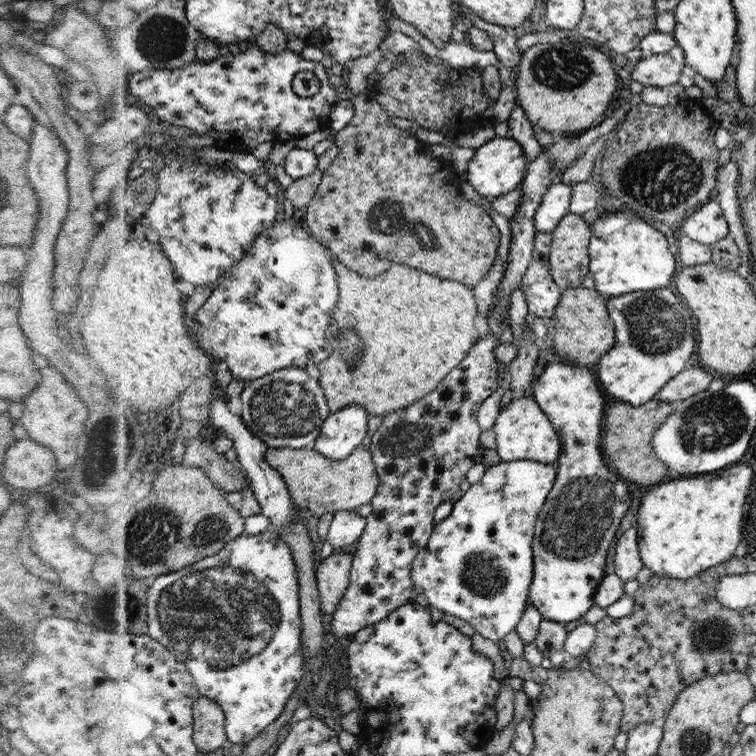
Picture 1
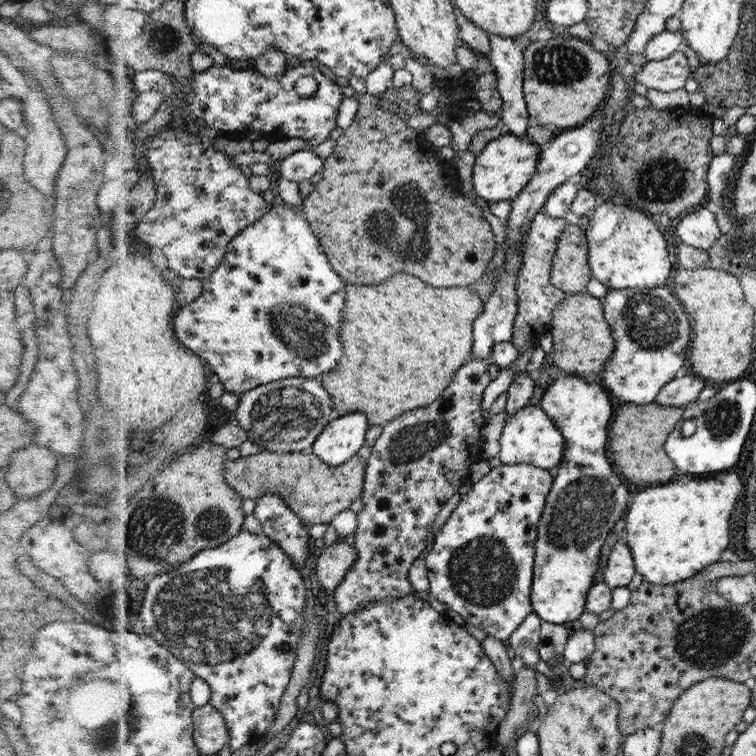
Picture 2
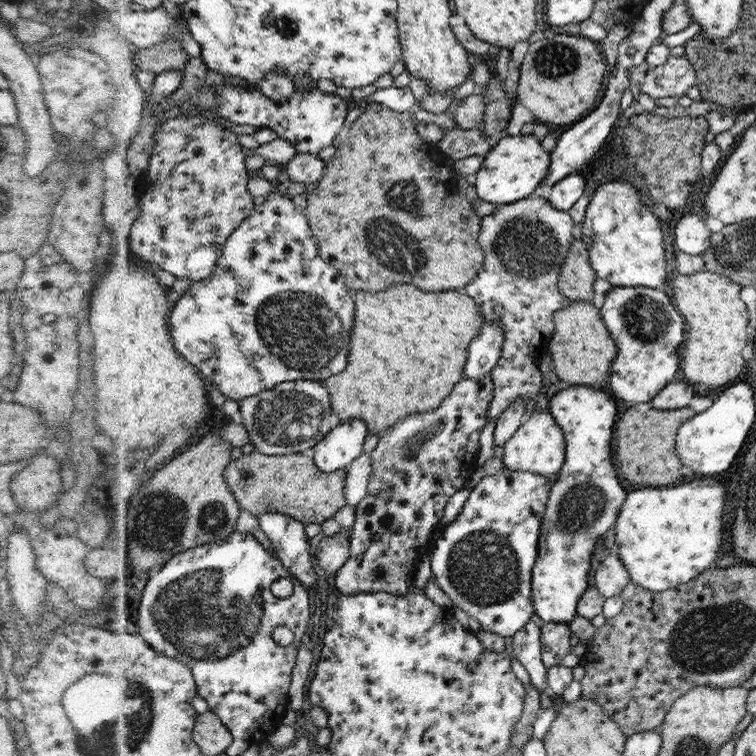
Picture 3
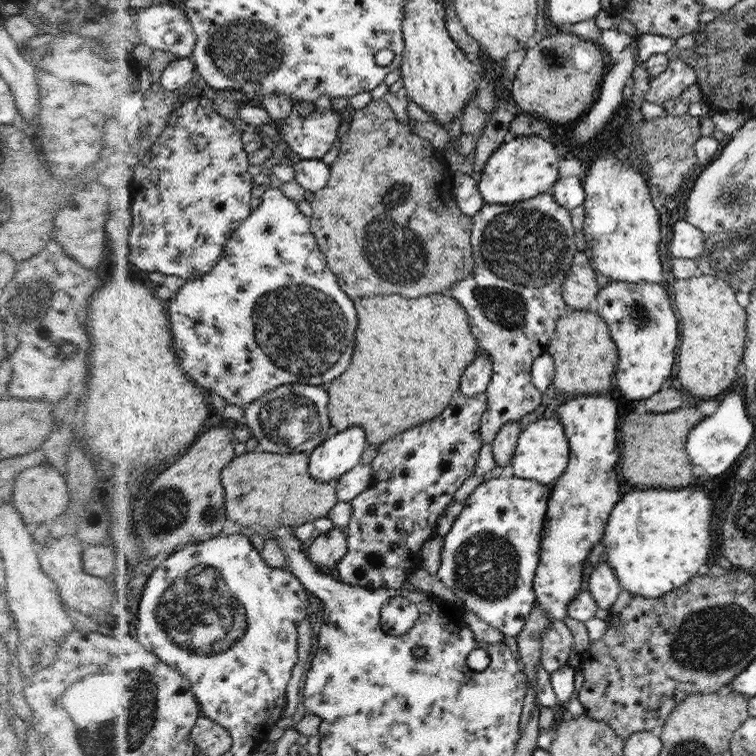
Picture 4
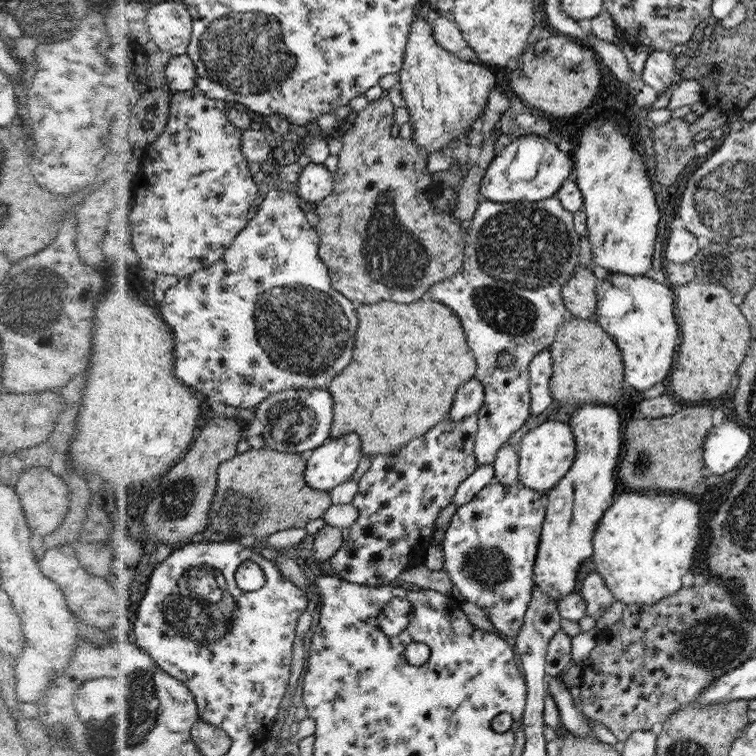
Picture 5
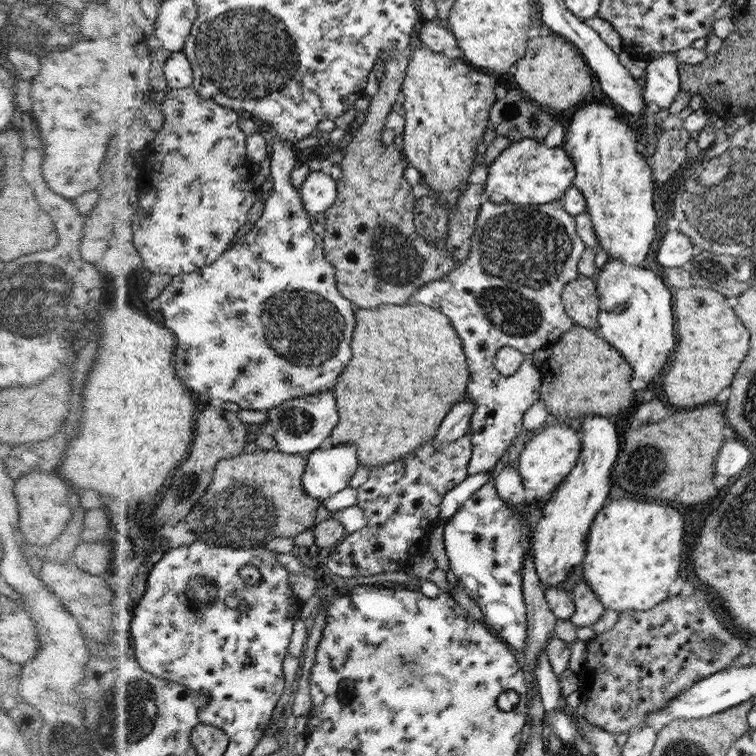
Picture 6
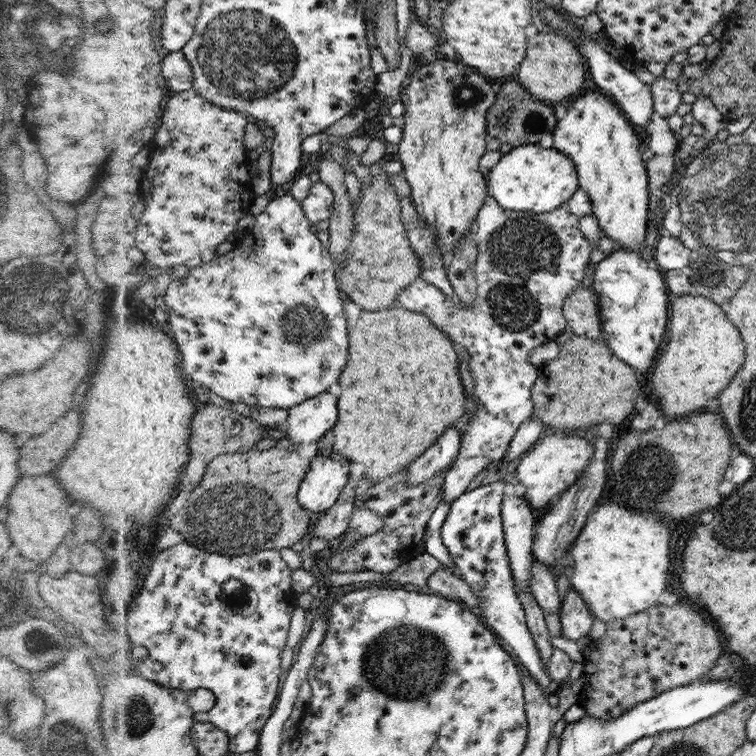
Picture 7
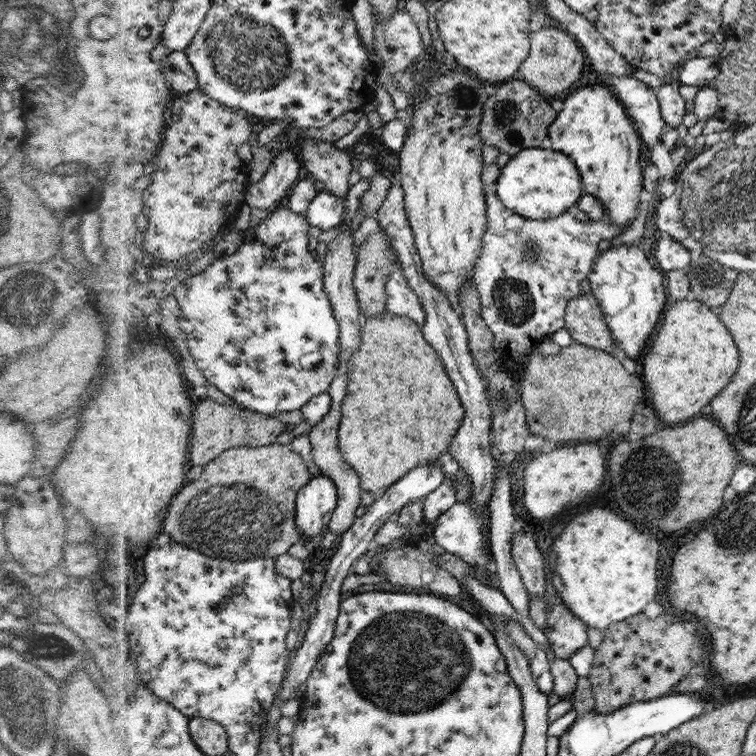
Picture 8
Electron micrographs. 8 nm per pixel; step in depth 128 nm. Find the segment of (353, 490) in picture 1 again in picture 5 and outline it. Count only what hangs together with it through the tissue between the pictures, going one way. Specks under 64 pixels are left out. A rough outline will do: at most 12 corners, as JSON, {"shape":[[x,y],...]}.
{"shape":[[268,446],[222,462],[215,542],[253,548],[334,505],[308,455]]}

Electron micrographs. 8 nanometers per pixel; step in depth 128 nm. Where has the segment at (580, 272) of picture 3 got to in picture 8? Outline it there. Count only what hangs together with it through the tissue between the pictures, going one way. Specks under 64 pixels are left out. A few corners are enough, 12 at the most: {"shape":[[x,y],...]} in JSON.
{"shape":[[591,292],[568,302],[576,343],[608,353],[614,335]]}

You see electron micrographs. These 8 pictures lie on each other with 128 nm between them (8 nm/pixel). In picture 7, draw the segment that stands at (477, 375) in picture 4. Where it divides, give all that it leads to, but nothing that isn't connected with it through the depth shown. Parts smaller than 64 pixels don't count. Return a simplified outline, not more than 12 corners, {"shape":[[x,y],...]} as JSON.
{"shape":[[458,424],[407,465],[409,486],[453,464],[462,443]]}

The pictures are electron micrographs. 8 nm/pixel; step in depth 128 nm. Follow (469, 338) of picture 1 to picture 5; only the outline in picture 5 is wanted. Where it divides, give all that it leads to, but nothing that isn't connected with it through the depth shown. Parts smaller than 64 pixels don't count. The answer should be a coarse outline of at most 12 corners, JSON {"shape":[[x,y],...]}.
{"shape":[[429,297],[355,303],[332,438],[394,454],[478,372]]}

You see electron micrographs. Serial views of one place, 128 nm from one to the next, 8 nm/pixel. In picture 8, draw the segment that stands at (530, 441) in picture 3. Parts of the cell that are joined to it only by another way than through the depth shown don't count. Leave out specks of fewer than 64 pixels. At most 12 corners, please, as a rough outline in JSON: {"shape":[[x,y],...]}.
{"shape":[[590,441],[557,445],[524,469],[529,516],[555,518],[592,496],[606,460]]}

